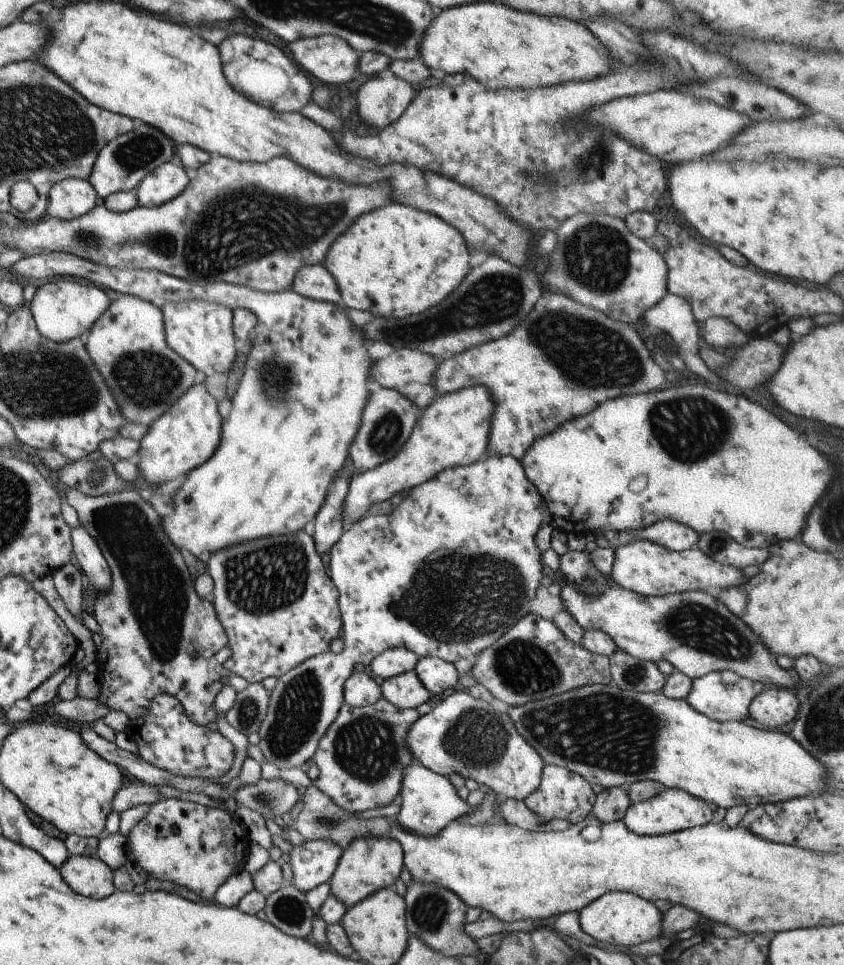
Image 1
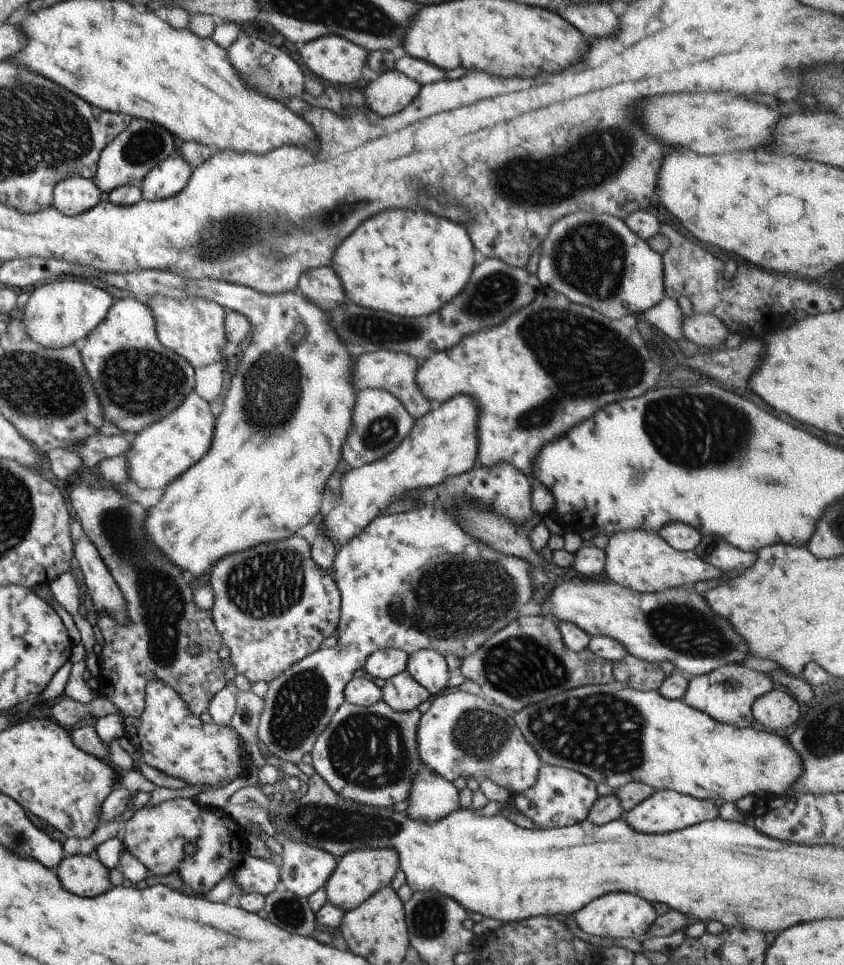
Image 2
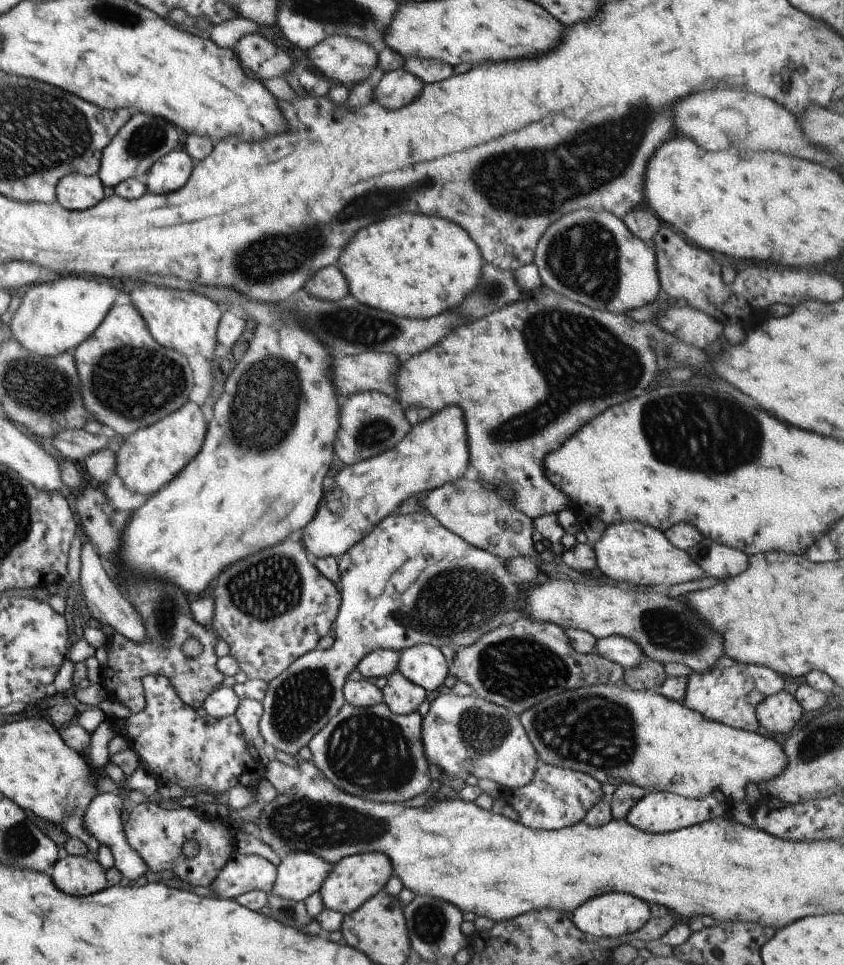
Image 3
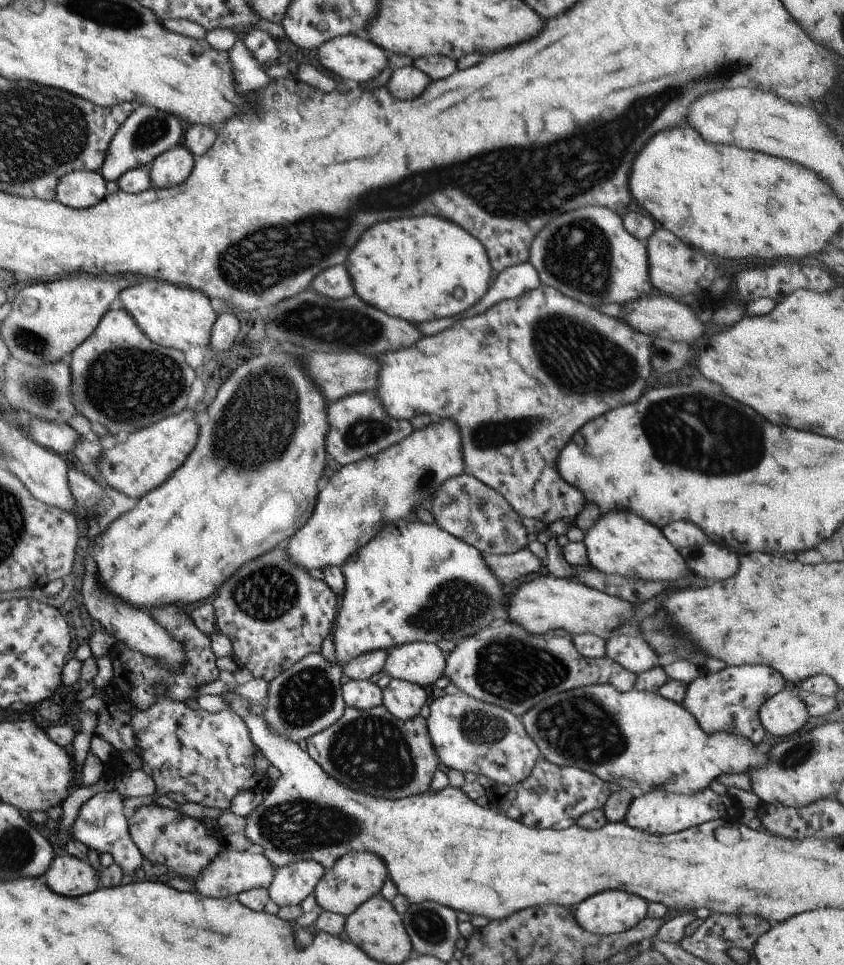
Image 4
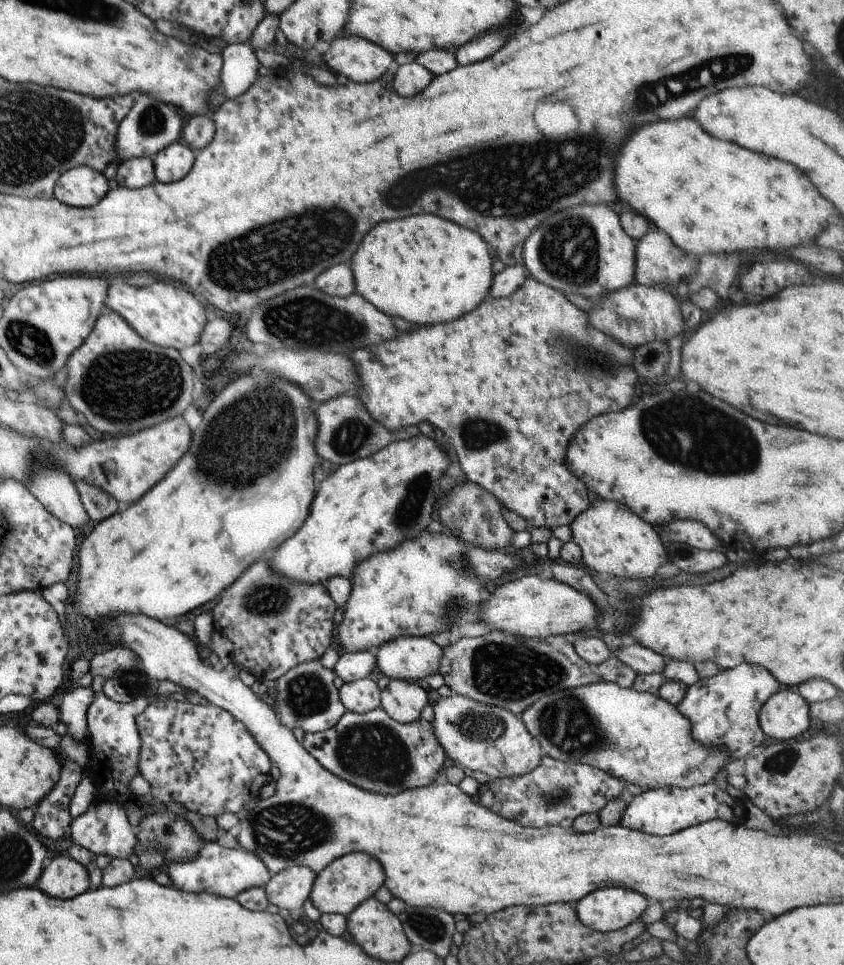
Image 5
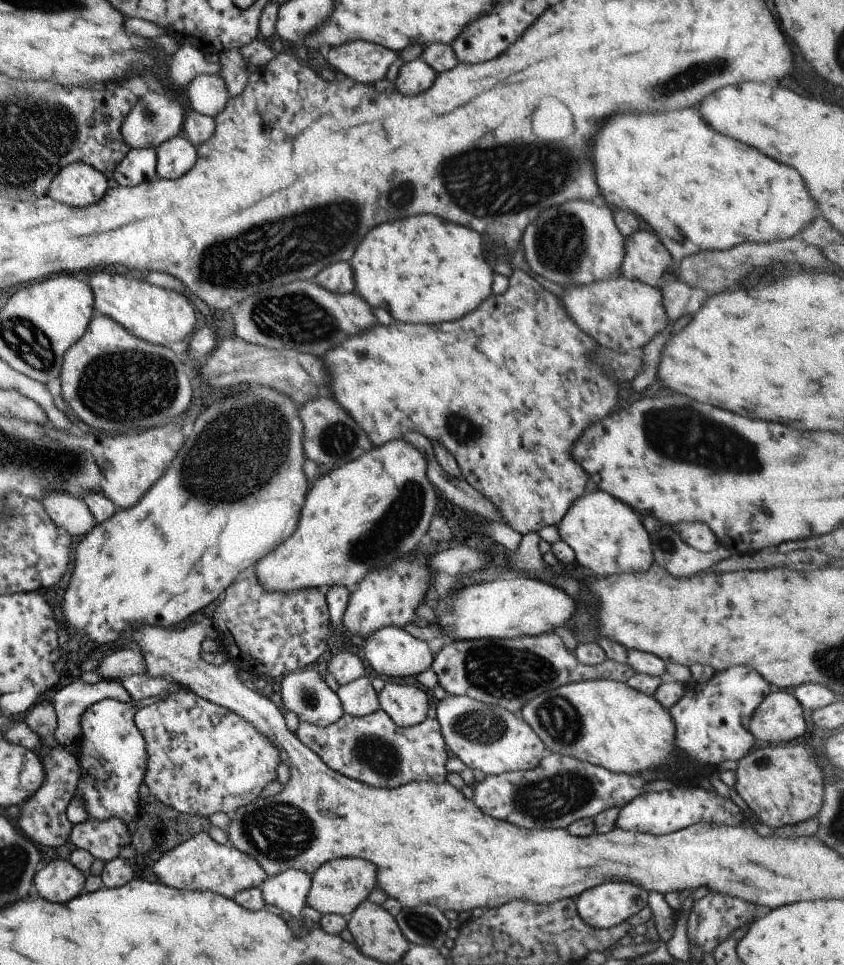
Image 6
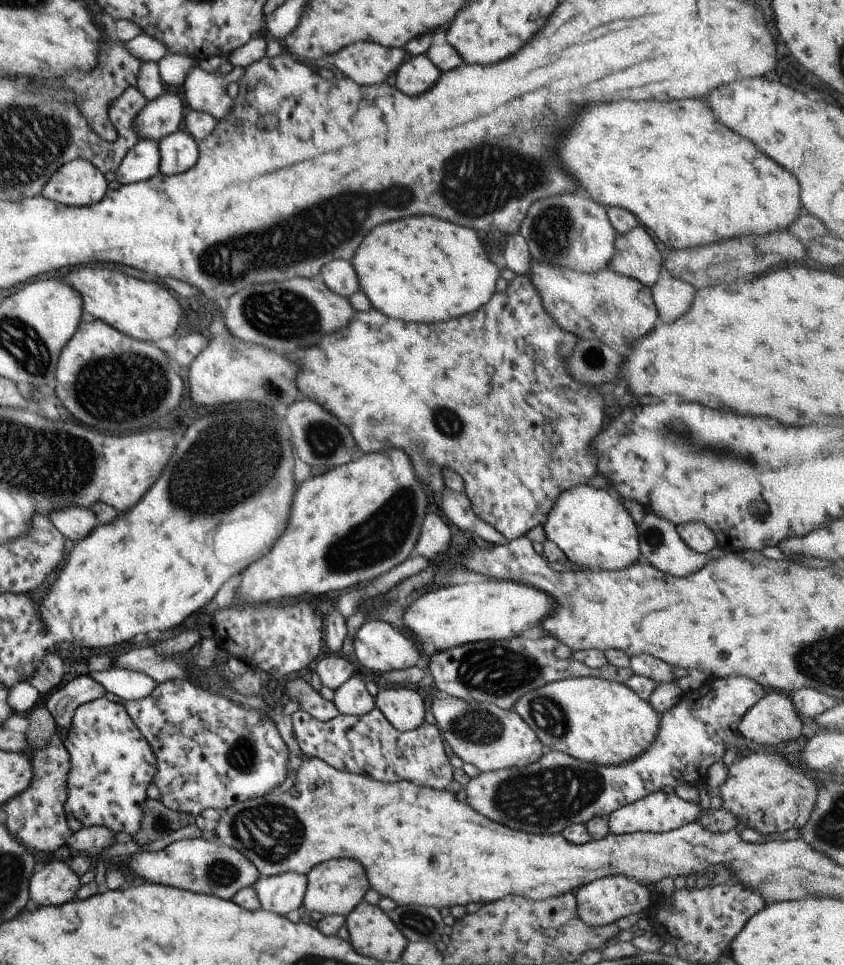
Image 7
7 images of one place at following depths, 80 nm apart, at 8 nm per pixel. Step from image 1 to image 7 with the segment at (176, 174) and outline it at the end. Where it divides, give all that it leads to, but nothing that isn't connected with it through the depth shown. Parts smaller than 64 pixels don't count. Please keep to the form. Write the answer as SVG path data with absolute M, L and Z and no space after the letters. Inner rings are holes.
M175 131L156 144L159 153L159 173L165 176L189 170L197 160L198 145L189 133Z

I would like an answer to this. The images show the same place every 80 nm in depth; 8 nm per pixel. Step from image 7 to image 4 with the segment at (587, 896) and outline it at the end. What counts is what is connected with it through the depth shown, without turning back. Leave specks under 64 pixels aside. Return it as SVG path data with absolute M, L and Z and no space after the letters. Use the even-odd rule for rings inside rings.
M607 890L577 904L573 916L578 926L588 933L612 935L635 926L648 916L648 909L639 896Z

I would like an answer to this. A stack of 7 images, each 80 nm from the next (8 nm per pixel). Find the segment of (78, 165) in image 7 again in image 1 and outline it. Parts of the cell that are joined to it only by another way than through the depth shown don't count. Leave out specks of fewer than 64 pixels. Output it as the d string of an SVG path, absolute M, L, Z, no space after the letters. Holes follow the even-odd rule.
M69 177L49 189L45 216L68 221L83 216L97 202L96 192L86 181Z

